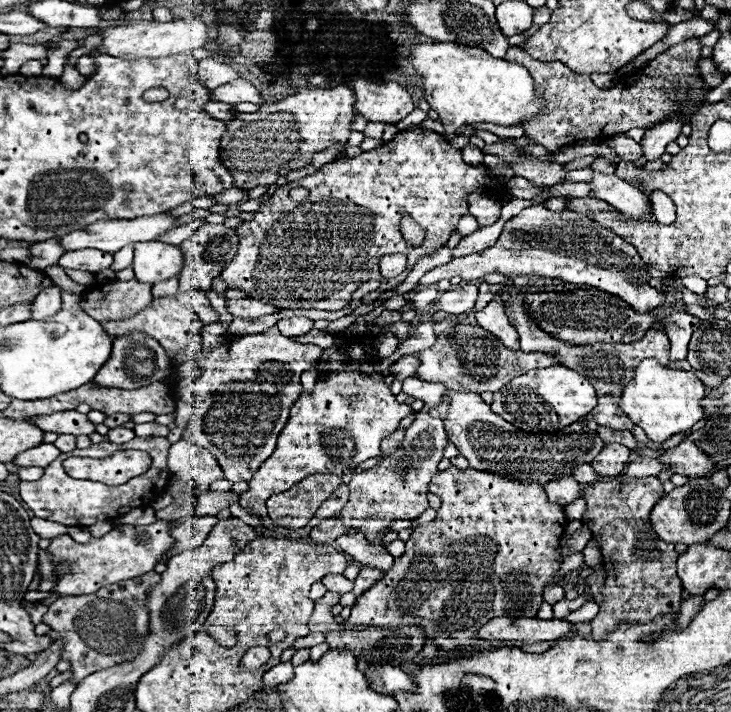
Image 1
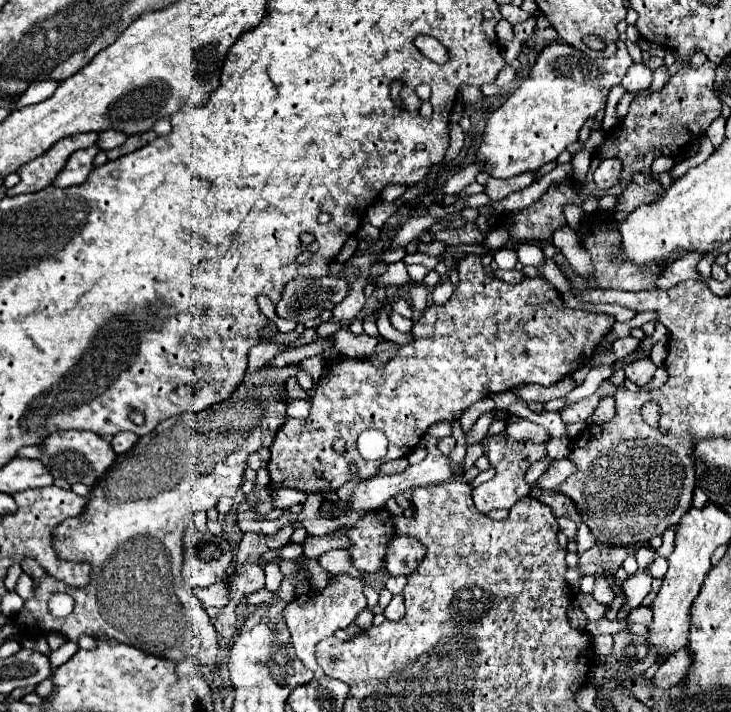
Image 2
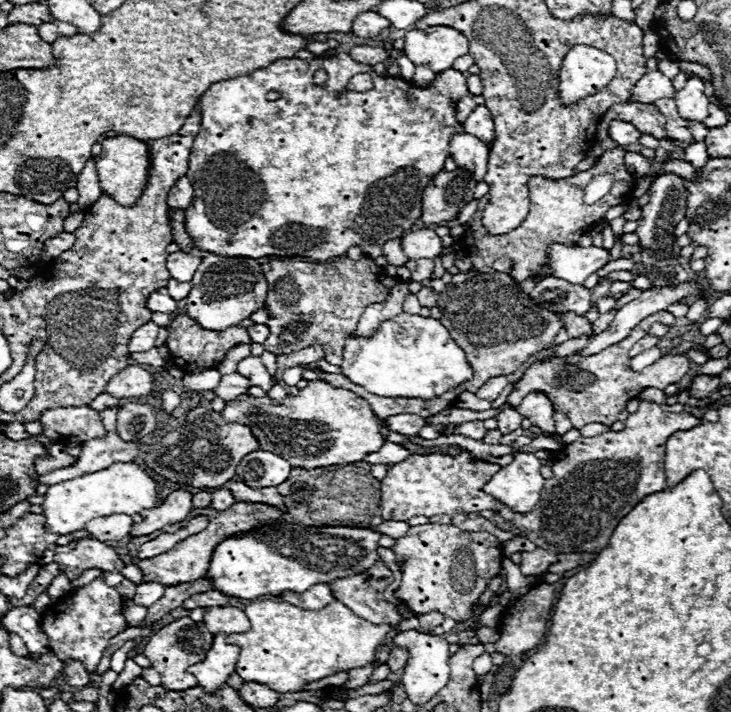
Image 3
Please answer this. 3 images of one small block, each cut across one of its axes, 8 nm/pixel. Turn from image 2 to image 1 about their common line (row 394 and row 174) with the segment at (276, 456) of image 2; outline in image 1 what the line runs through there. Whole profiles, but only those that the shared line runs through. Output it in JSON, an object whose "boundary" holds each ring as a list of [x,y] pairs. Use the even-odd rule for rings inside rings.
{"boundary":[[[414,128],[404,130],[394,136],[394,140],[384,142],[380,148],[362,152],[356,158],[340,156],[336,162],[328,162],[318,168],[312,176],[304,176],[296,182],[278,186],[274,196],[254,212],[250,222],[242,222],[236,228],[238,234],[238,250],[232,262],[224,268],[222,280],[228,288],[244,290],[250,298],[262,300],[276,308],[304,308],[304,310],[326,310],[336,312],[342,310],[344,304],[352,302],[352,294],[358,290],[362,282],[380,280],[378,292],[394,290],[404,278],[410,274],[412,266],[426,254],[442,248],[456,228],[458,220],[468,212],[466,196],[470,192],[486,192],[494,194],[494,184],[500,184],[492,176],[492,170],[486,166],[464,164],[462,152],[452,148],[444,136],[426,130]],[[292,188],[306,188],[308,198],[302,202],[290,200]],[[408,212],[412,220],[416,220],[422,228],[426,228],[426,240],[418,248],[406,246],[400,234],[400,218]],[[388,254],[406,254],[408,266],[396,278],[382,278],[378,270],[378,260]]]}

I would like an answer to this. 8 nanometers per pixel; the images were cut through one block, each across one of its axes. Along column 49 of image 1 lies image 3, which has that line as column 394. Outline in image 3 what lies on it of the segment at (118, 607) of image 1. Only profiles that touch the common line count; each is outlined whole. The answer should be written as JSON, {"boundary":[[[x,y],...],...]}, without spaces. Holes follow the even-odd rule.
{"boundary":[[[380,560],[362,574],[350,578],[338,578],[330,582],[336,600],[342,600],[354,614],[370,622],[388,622],[396,626],[402,616],[396,612],[394,604],[384,600],[384,588],[394,580],[388,566]]]}

